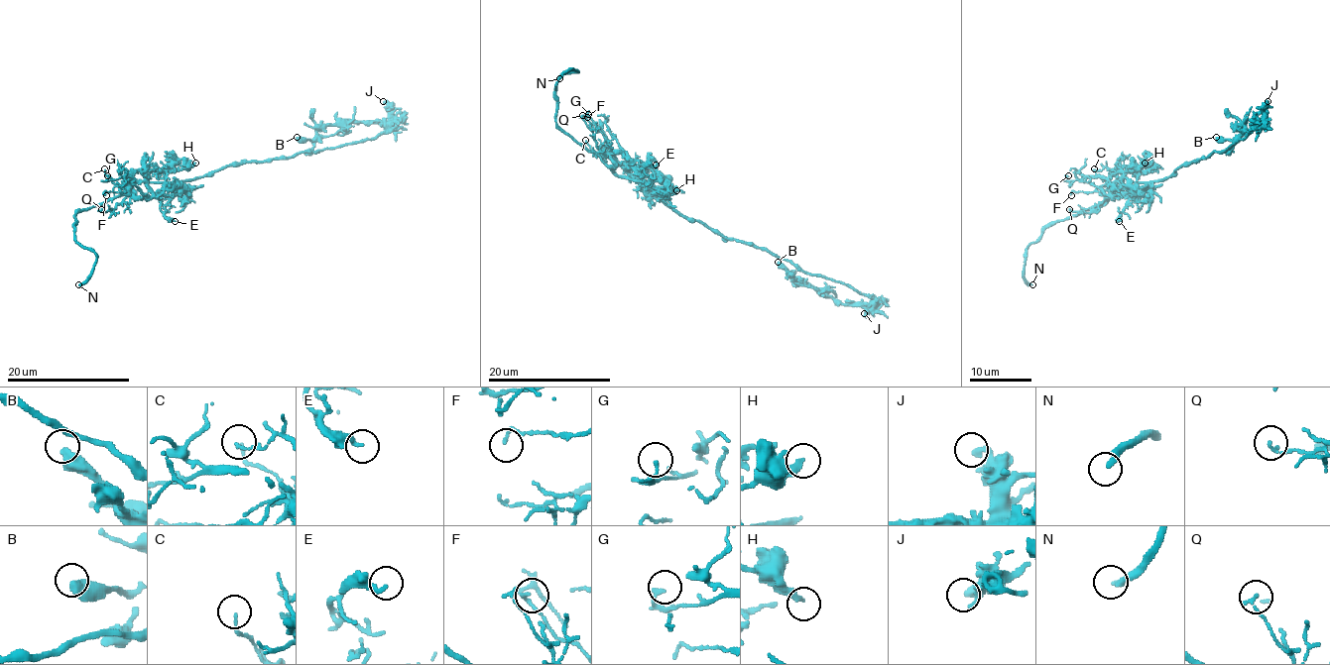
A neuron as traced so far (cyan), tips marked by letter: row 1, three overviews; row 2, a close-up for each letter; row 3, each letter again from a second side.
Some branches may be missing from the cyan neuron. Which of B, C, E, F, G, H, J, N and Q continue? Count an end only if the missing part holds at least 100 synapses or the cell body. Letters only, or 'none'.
N

